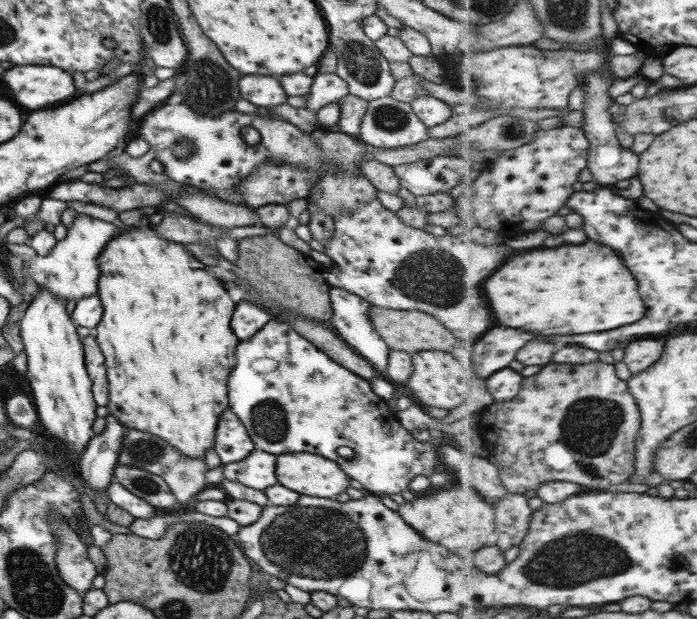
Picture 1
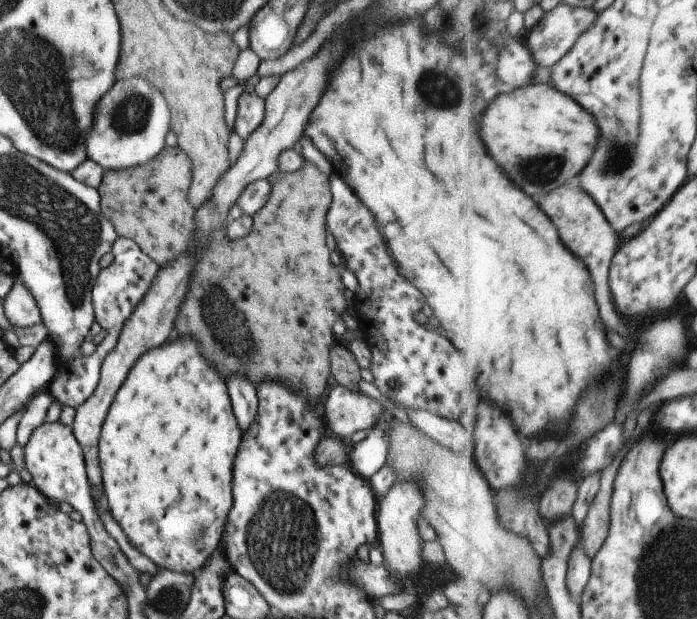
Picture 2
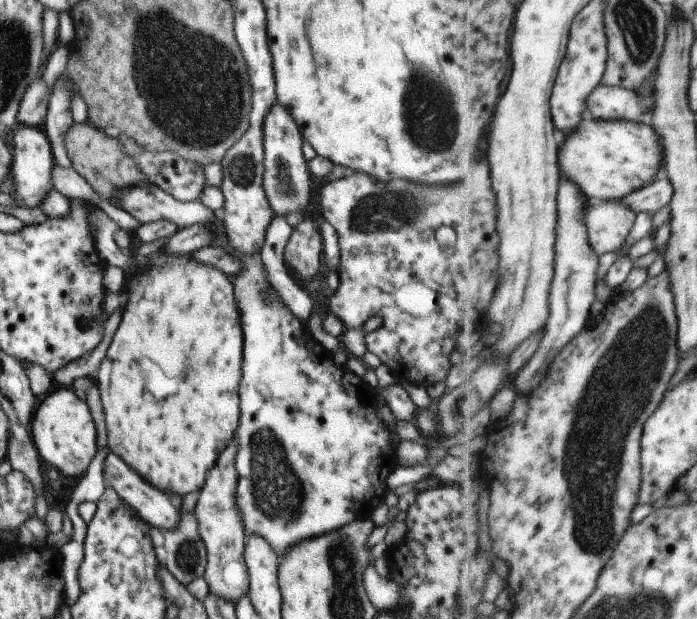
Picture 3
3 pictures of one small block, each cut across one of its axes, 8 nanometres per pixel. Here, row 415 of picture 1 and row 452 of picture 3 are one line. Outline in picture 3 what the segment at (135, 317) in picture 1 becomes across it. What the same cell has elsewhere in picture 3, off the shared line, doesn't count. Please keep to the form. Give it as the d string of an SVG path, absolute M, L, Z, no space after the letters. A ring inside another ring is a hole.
M158 254L152 262L152 268L142 276L134 278L130 284L130 298L126 302L126 310L120 322L120 328L108 346L104 360L97 372L97 386L101 394L102 408L105 414L106 430L108 430L108 449L120 456L134 472L138 472L148 484L158 488L163 493L180 494L201 490L206 479L206 472L216 464L220 452L230 444L238 426L238 386L242 378L242 332L240 332L240 316L232 294L230 278L212 266L202 266L198 262L190 262L188 256L166 256Z

